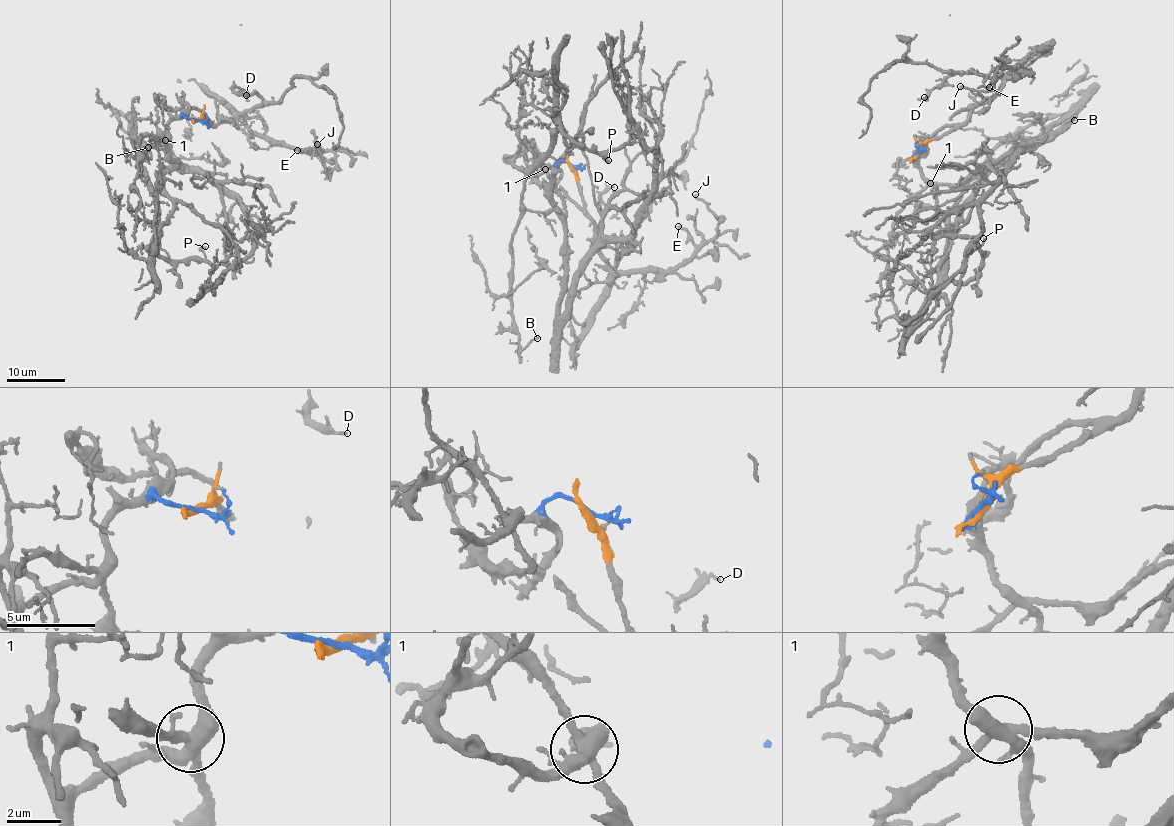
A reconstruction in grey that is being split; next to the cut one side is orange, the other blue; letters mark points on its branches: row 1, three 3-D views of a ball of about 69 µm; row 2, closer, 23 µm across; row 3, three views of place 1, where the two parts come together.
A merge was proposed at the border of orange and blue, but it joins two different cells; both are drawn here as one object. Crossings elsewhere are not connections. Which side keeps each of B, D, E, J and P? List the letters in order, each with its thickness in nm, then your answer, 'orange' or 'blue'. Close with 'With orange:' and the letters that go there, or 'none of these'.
B: 150 nm thick; blue
D: 150 nm thick; orange
E: 240 nm thick; orange
J: 170 nm thick; orange
P: 170 nm thick; blue
With orange: D, E, J

